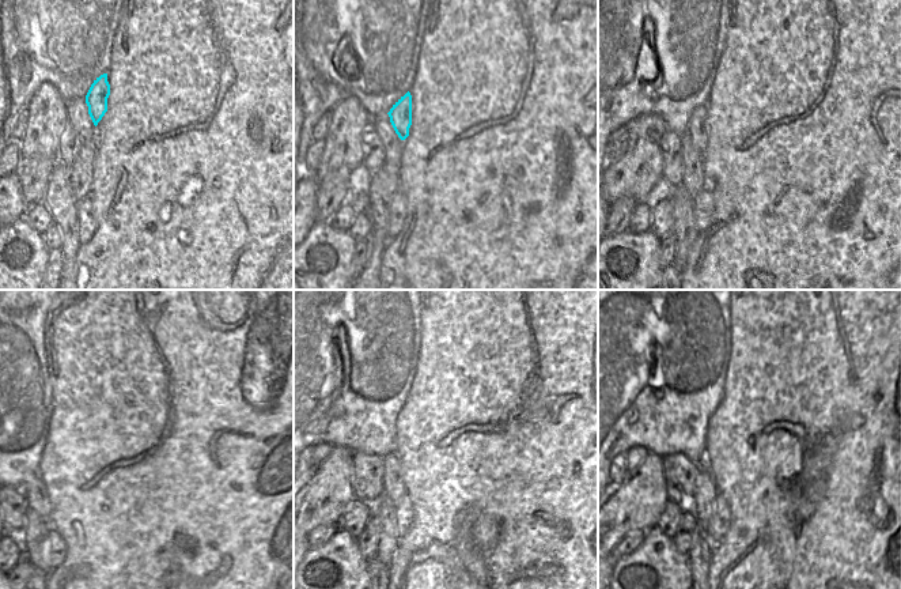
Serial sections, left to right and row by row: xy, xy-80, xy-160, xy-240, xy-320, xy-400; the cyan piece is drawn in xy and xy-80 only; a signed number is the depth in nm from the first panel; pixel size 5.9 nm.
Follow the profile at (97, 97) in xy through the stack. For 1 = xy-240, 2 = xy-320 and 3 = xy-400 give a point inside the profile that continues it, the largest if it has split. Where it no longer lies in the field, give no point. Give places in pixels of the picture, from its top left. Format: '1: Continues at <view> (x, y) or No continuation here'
1: Continues at xy-240 (79, 455)
2: Continues at xy-320 (394, 490)
3: Continues at xy-400 (705, 491).

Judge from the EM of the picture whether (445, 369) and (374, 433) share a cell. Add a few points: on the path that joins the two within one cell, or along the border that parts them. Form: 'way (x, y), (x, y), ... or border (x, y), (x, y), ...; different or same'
border (412, 380), (409, 393), (396, 419), (394, 441); different

